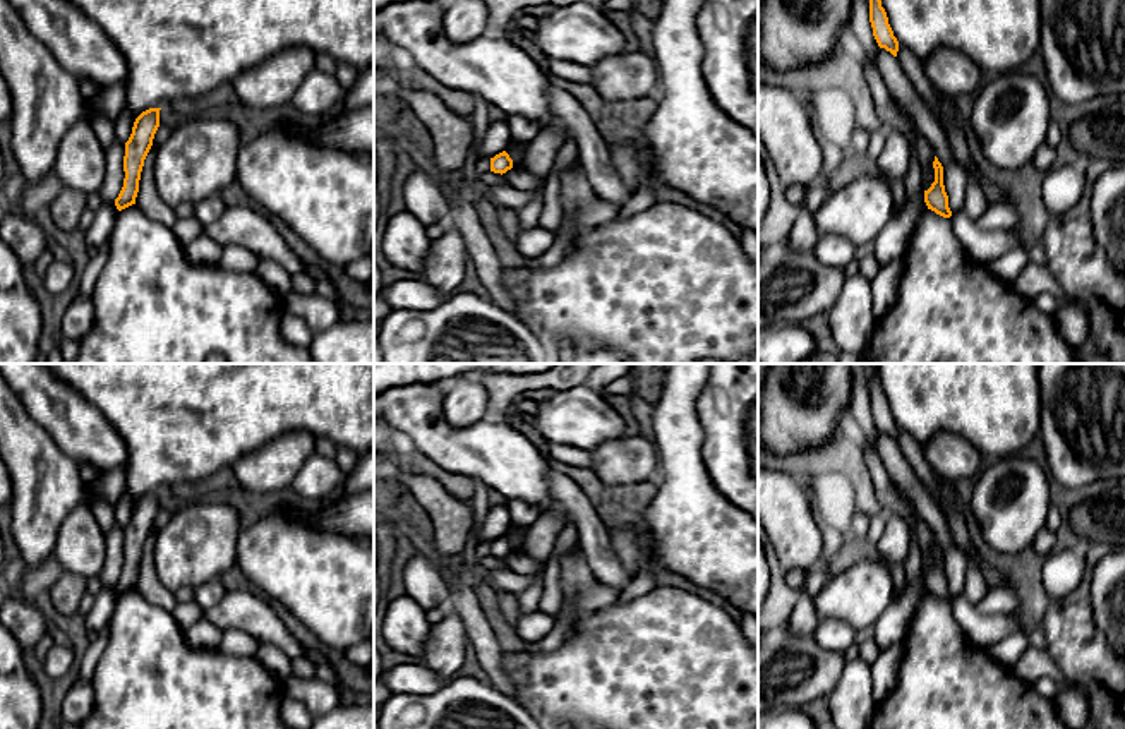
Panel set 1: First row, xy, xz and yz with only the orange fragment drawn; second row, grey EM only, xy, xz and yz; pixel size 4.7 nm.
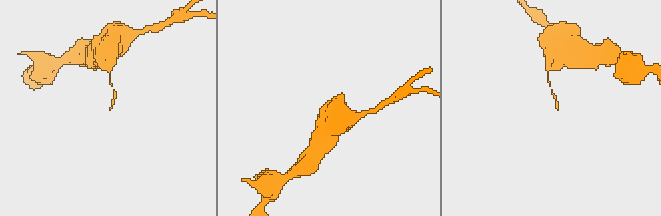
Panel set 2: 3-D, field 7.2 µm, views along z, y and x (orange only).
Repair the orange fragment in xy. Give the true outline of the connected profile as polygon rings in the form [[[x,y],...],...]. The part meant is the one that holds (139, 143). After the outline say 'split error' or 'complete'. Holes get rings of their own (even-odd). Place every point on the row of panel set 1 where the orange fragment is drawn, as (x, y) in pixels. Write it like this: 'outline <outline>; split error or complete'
outline [[[149,108],[142,111],[135,118],[132,134],[125,142],[123,156],[125,178],[122,190],[115,199],[115,206],[118,211],[135,204],[144,160],[153,146],[154,134],[159,127],[159,110],[161,108]]]; complete

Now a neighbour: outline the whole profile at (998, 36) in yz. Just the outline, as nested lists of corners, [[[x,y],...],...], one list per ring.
[[[881,0],[899,45],[919,62],[936,48],[952,48],[971,58],[978,69],[993,74],[1020,70],[1039,51],[1039,0]]]

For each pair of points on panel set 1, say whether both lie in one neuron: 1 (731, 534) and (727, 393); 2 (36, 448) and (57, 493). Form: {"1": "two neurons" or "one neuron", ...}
{"1": "two neurons", "2": "one neuron"}

